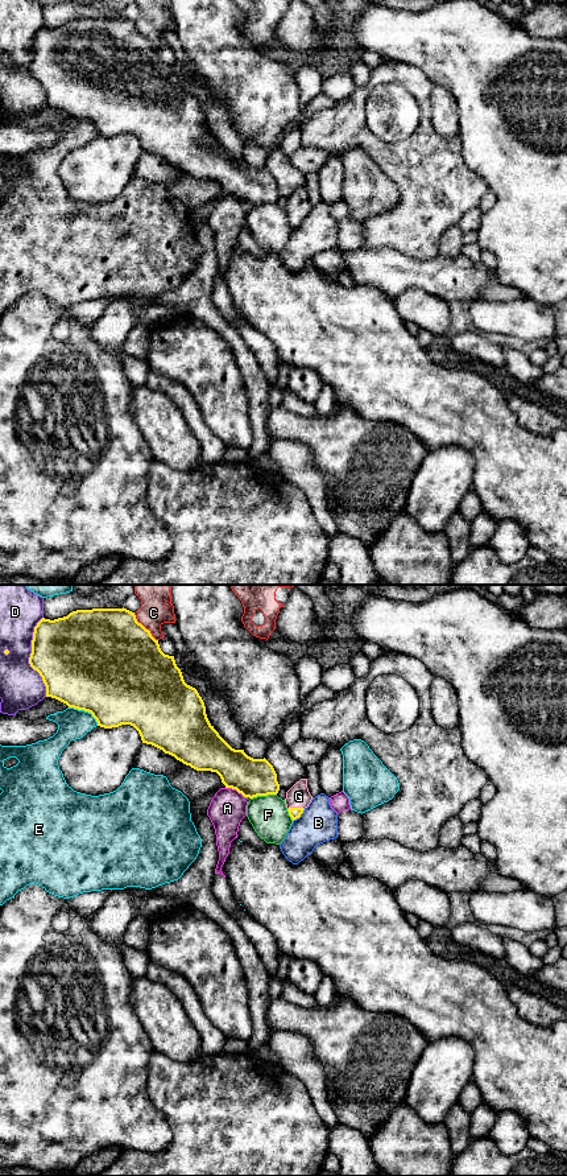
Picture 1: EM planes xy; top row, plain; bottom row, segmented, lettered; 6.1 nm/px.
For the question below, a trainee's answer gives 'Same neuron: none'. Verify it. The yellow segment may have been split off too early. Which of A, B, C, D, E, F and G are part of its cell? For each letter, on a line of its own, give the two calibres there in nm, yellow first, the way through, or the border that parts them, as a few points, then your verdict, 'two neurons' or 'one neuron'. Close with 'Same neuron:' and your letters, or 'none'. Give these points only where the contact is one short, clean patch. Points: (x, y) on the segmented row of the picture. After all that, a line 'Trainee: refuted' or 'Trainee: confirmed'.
A: 240/220 nm | two neurons
B: 70/240 nm | along xy (305, 809), (293, 821) | two neurons
C: 500/220 nm | along xy (133, 613), (135, 618), (157, 640) | two neurons
D: 460/260 nm | two neurons
E: 500/190 nm | two neurons
F: 240/240 nm | two neurons
G: 70/140 nm | across xy (294, 813), (296, 808), (298, 796) | one neuron
Same neuron: G
Trainee: refuted

